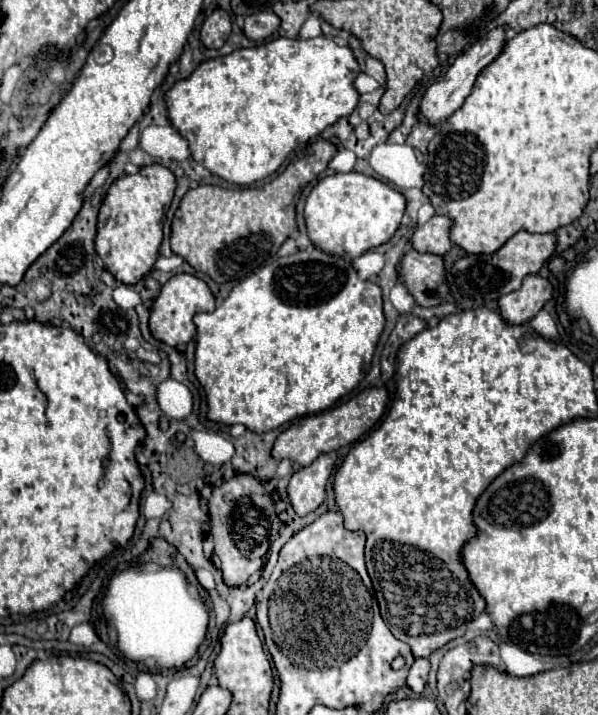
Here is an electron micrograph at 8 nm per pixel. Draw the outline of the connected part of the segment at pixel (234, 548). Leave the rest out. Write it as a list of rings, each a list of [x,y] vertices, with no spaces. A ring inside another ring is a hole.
[[[235,475],[213,489],[209,499],[209,517],[215,555],[221,559],[225,585],[245,585],[251,575],[263,569],[263,557],[279,533],[281,519],[271,503],[271,497],[263,495],[261,483],[255,477]]]

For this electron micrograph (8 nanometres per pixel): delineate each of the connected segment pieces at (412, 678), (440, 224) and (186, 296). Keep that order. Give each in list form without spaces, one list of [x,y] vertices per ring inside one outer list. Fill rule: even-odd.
[[[415,659],[413,667],[409,669],[409,689],[421,693],[427,683],[427,673],[429,673],[429,659]]]
[[[433,215],[423,227],[415,229],[411,245],[419,253],[445,255],[451,249],[449,219],[445,219],[445,215]]]
[[[173,275],[159,291],[153,309],[151,309],[151,317],[149,317],[149,331],[155,339],[177,347],[177,345],[185,345],[195,337],[195,325],[193,325],[193,315],[201,313],[201,311],[213,311],[215,307],[215,297],[209,291],[209,287],[205,285],[205,281],[197,279],[195,275]]]

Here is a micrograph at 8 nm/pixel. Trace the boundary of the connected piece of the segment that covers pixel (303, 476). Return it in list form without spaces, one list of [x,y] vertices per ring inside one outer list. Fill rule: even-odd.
[[[319,455],[309,467],[293,473],[287,485],[287,497],[299,517],[315,511],[325,501],[325,485],[335,461],[329,455]]]

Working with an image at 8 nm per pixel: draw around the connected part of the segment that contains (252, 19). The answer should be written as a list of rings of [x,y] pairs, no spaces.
[[[259,11],[259,13],[253,13],[253,15],[247,15],[245,17],[245,25],[243,25],[243,33],[251,39],[251,41],[257,41],[257,43],[263,43],[267,41],[279,27],[279,19],[277,15],[273,15],[271,11]]]

